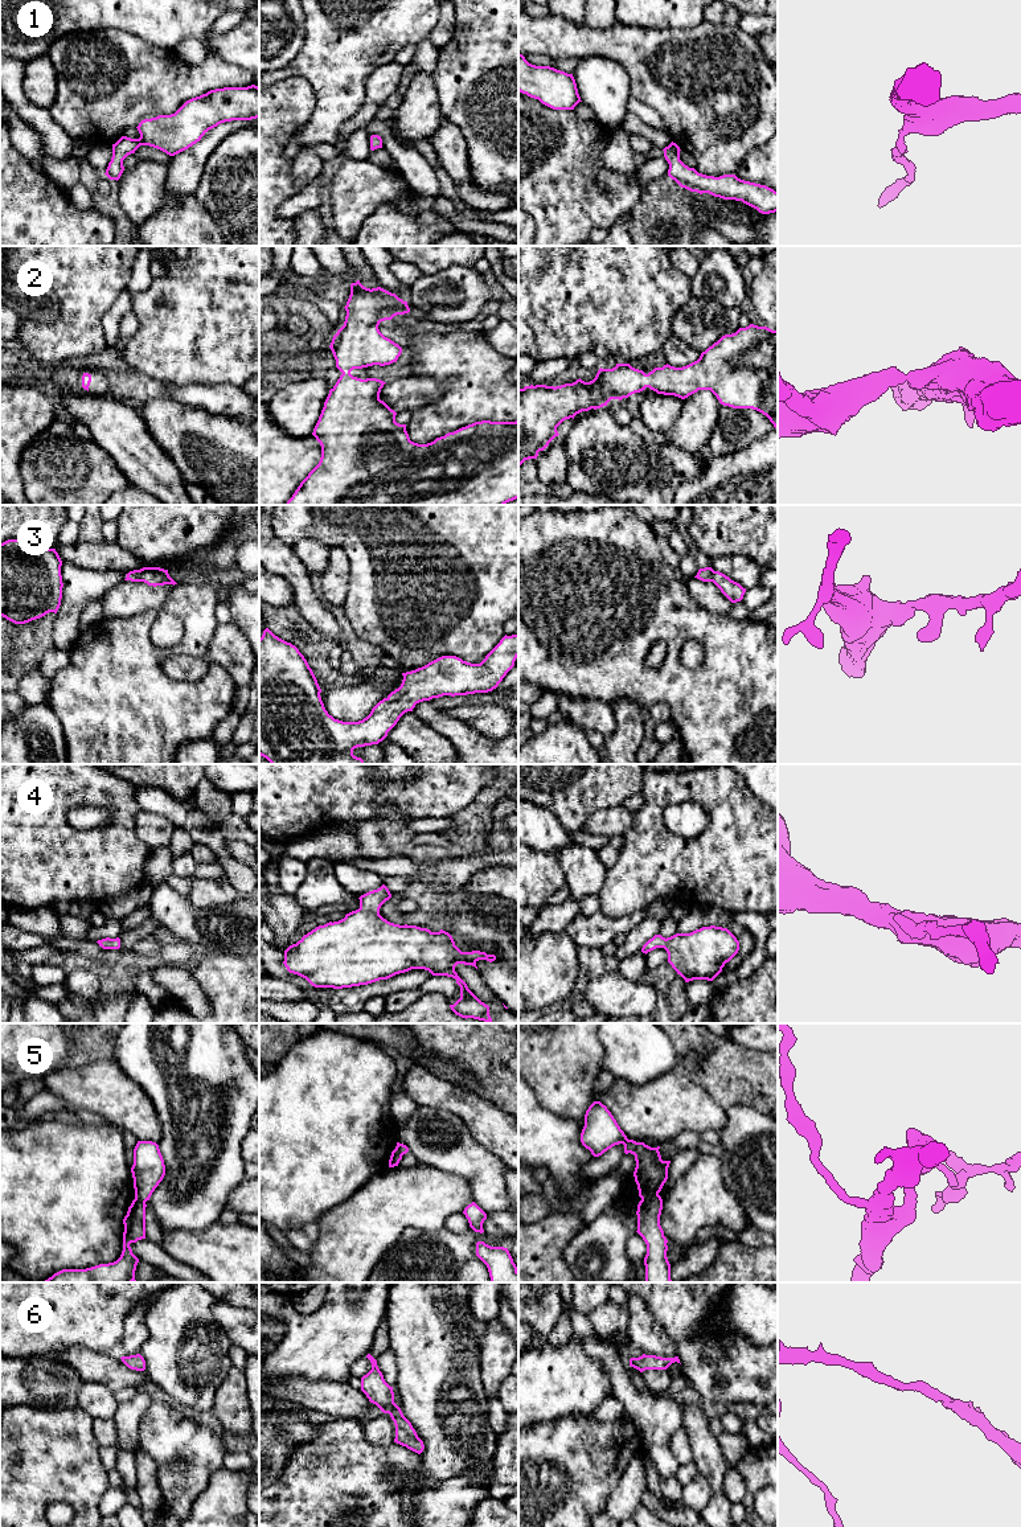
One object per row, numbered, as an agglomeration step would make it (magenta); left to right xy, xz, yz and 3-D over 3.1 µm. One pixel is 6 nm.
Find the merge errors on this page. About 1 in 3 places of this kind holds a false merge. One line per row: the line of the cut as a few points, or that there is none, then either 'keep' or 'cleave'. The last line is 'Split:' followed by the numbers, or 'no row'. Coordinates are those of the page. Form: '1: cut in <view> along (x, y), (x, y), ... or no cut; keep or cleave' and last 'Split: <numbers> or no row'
1: no cut; keep
2: no cut; keep
3: no cut; keep
4: no cut; keep
5: cut in yz along (657, 1193), (646, 1195), (642, 1199); cleave
6: no cut; keep
Split: 5

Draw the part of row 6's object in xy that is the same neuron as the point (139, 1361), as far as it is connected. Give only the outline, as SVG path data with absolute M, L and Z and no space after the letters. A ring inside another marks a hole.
M140 1354L122 1356L122 1362L131 1370L144 1371L145 1370L145 1360Z

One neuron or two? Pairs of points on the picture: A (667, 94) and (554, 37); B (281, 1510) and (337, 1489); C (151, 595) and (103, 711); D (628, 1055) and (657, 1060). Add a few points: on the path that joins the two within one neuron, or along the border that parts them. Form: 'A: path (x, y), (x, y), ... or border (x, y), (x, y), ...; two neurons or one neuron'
A: path (639, 66), (615, 42), (582, 41); one neuron
B: path (295, 1510), (316, 1510), (323, 1503); one neuron
C: border (114, 618), (154, 610), (152, 641); two neurons
D: path (635, 1055), (651, 1055); one neuron

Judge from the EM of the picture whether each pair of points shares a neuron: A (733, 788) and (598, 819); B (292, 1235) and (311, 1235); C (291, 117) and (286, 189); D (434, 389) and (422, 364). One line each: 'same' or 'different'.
A: different
B: same
C: same
D: different

